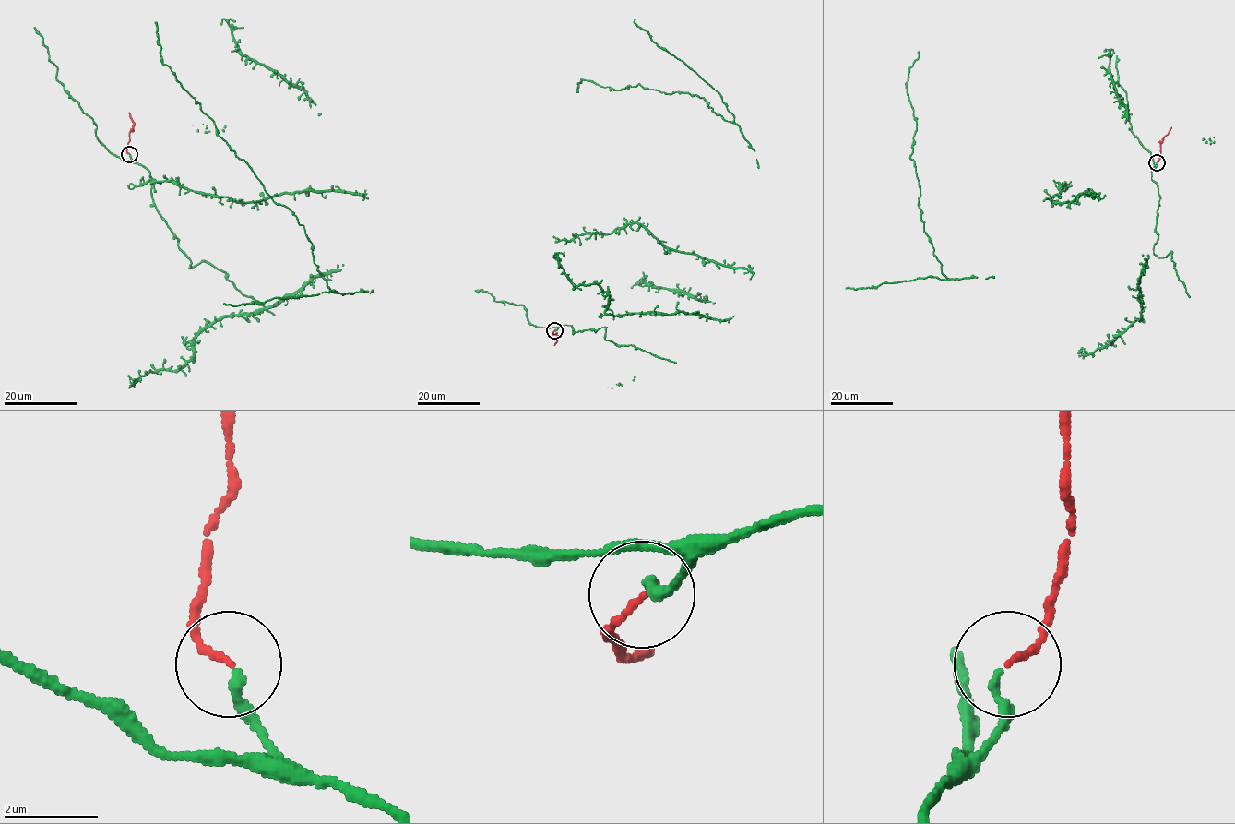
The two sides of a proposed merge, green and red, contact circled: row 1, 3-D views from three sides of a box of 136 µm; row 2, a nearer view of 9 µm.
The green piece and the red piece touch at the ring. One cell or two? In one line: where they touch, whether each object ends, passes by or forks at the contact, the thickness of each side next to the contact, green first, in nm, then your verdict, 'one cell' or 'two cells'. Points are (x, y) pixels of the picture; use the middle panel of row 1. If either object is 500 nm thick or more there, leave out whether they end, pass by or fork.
(554, 330) | green ends | red ends | 200/130 nm | one cell

